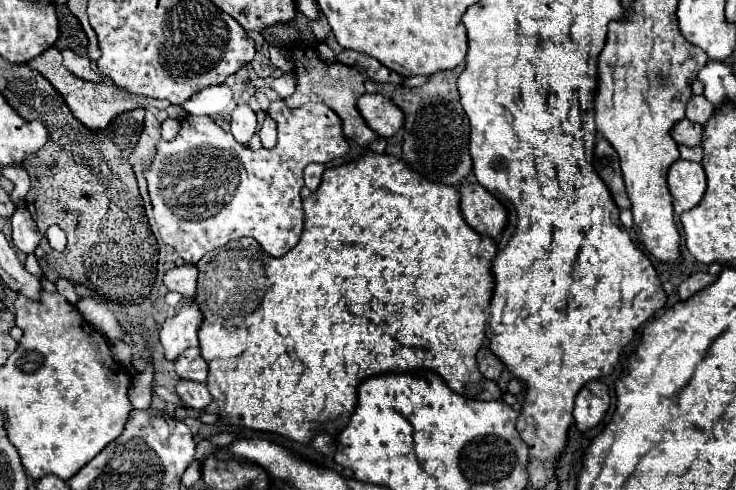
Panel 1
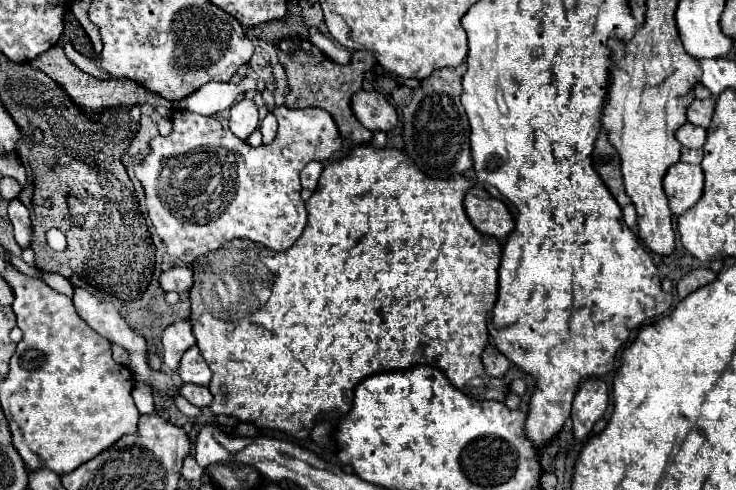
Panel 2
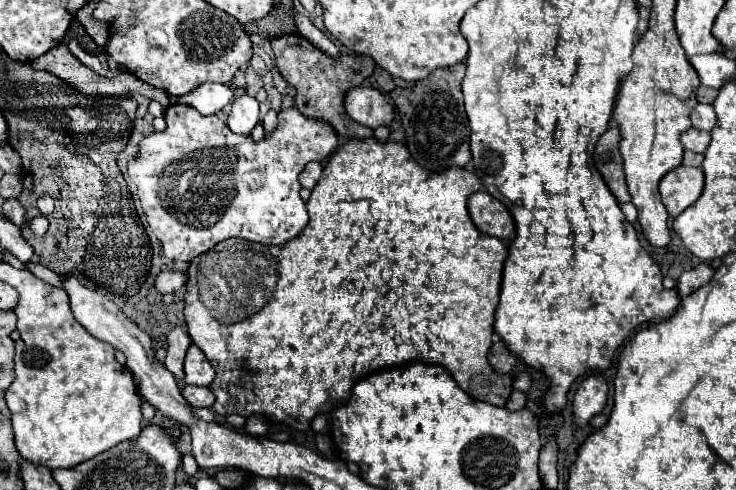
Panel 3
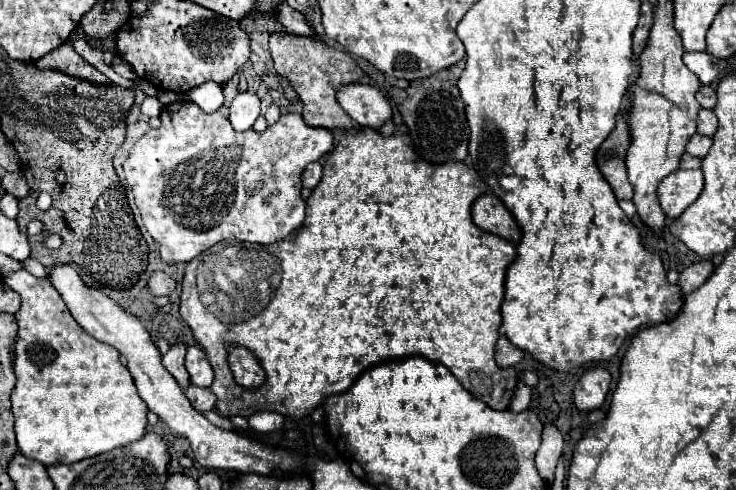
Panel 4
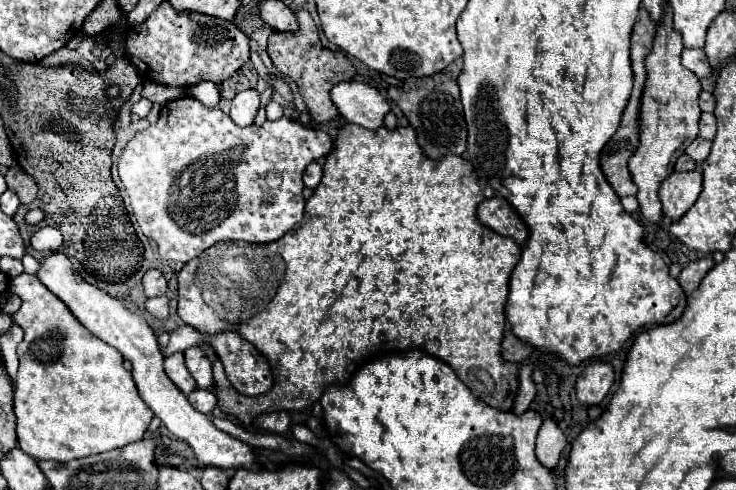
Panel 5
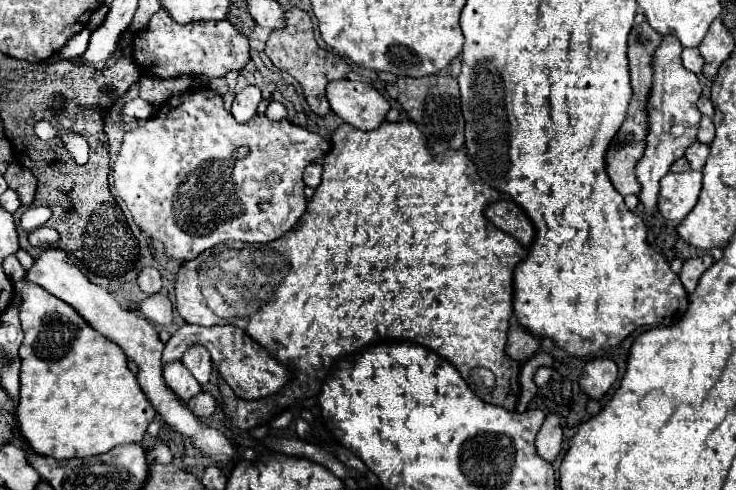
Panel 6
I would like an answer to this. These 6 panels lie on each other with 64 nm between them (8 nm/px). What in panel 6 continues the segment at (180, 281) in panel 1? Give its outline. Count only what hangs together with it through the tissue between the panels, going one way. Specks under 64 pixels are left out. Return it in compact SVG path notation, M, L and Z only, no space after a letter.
M152 266L142 268L142 272L138 276L138 286L148 296L158 294L162 290L162 276L160 276L160 272L156 268L152 268Z

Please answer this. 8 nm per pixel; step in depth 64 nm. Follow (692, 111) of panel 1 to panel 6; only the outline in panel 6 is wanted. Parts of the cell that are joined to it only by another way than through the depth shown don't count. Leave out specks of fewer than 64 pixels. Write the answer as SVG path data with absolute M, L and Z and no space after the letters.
M702 116L700 128L698 128L698 140L710 144L714 140L714 122L710 116Z

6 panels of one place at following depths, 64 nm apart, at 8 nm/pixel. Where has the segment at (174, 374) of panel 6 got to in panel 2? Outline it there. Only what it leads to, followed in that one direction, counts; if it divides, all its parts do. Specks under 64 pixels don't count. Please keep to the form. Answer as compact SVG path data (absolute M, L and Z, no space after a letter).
M190 318L172 322L162 332L162 346L164 346L164 364L172 370L178 368L182 354L196 344L196 338L192 334Z

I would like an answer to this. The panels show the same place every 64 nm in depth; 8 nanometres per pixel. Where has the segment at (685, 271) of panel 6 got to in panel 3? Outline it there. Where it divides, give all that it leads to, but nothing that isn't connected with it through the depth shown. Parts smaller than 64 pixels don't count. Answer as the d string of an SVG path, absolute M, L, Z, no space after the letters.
M698 264L696 268L684 272L680 278L678 278L678 284L676 284L676 290L678 290L678 296L684 298L688 296L690 292L694 292L696 288L708 284L714 276L714 268L708 266L708 264Z

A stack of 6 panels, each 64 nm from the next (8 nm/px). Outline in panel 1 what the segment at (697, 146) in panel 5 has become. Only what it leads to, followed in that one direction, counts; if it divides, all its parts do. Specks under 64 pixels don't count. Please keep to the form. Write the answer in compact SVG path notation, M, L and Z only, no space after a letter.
M682 118L674 124L674 128L670 130L670 136L684 146L698 146L702 140L702 126L696 122L690 122L688 118Z

